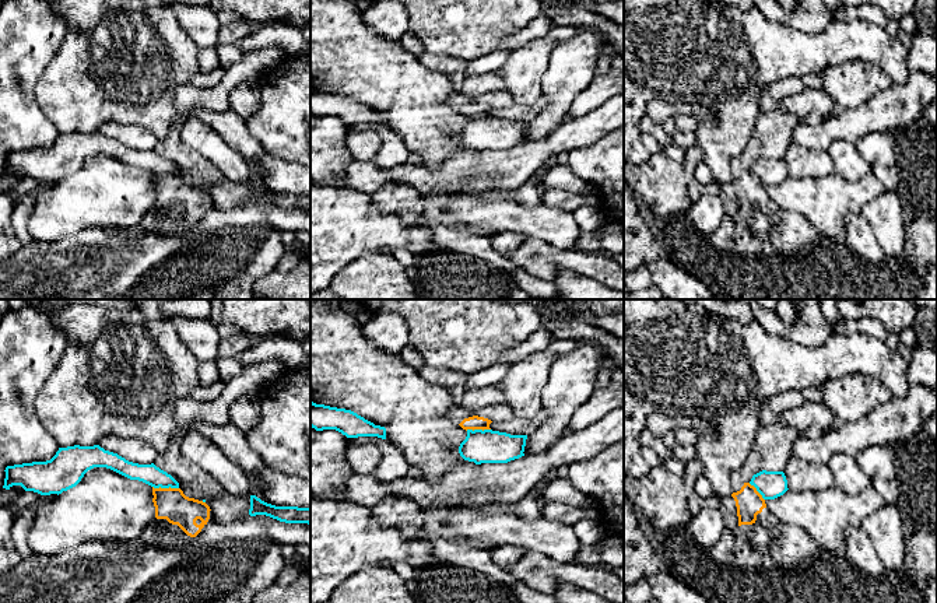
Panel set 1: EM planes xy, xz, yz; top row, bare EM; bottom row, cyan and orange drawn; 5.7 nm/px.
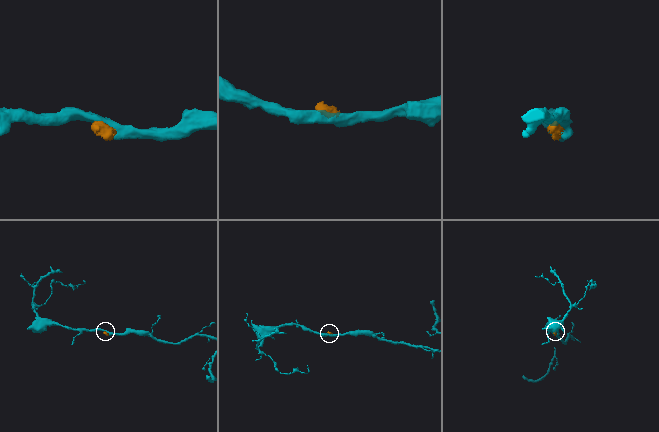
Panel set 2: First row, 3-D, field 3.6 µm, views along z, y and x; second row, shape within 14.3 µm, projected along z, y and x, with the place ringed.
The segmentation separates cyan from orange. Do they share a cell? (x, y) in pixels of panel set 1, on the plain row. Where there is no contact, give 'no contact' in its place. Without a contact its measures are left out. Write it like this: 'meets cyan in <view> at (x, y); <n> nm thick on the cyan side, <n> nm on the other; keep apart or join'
meets cyan in xy at (165, 174); 120 nm thick on the cyan side, 190 nm on the other; keep apart

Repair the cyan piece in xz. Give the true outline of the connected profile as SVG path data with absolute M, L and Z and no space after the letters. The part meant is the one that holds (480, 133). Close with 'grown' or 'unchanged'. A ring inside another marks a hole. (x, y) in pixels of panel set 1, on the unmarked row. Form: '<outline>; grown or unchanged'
M467 116L459 133L464 147L481 150L508 150L524 143L527 122L510 122L492 116Z; unchanged

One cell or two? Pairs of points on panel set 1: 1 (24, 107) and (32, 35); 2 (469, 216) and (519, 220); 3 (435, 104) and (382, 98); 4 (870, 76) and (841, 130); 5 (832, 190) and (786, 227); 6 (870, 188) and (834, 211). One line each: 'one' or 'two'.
1: one
2: one
3: one
4: two
5: two
6: one

